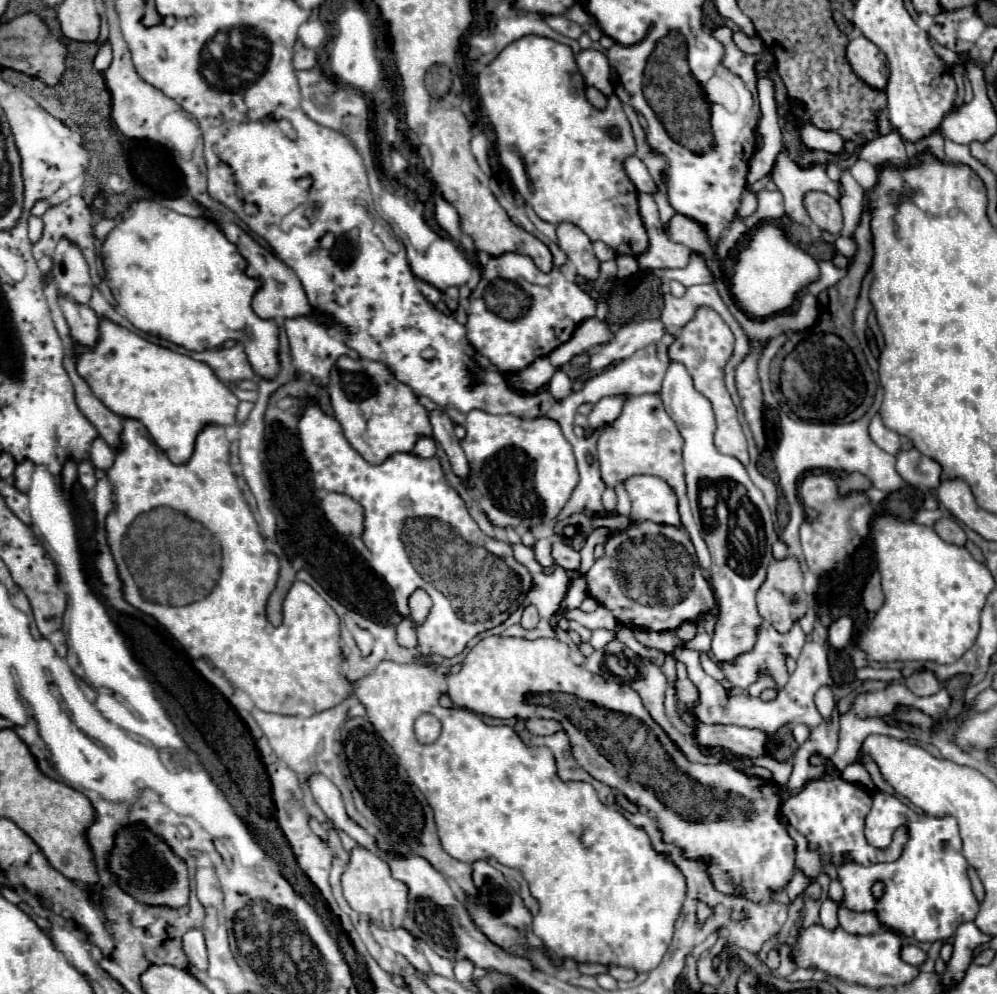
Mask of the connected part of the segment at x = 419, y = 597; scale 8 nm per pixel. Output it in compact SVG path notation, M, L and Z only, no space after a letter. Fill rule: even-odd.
M416 590L414 594L412 594L412 598L410 598L410 610L412 610L412 620L416 622L416 624L420 624L420 622L424 622L424 618L426 618L426 614L428 614L428 610L430 610L430 598L428 598L428 594L424 594L424 590Z

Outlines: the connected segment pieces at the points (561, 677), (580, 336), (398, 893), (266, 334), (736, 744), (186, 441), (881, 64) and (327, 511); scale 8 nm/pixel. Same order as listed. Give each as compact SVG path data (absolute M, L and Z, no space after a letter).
M488 636L470 650L462 670L458 674L448 676L448 688L450 688L450 700L460 708L466 708L476 714L494 716L494 718L518 716L520 720L534 718L538 710L538 706L522 702L526 694L556 692L560 696L560 704L550 710L550 718L558 720L564 726L572 742L572 752L576 762L590 776L616 788L634 804L654 810L664 830L664 840L678 844L688 858L702 858L704 854L708 854L712 882L720 892L744 894L754 902L768 902L770 890L778 892L790 880L794 872L794 840L788 836L786 828L778 820L780 814L780 798L776 794L778 786L774 786L774 782L770 780L758 780L746 776L744 772L740 772L728 762L718 762L718 764L688 762L684 754L664 734L664 730L650 718L640 696L628 684L608 682L602 676L588 672L584 666L572 660L568 644L560 642L558 638L538 638L530 642L522 638Z
M590 318L586 322L582 322L576 332L572 334L572 338L568 342L564 342L564 346L558 346L548 358L552 362L554 368L560 368L564 364L568 364L576 354L582 354L598 344L610 342L612 340L612 332L608 330L606 322L598 320L598 318Z
M356 846L352 852L350 852L350 860L348 860L348 866L342 874L342 890L344 890L344 898L346 902L350 904L350 908L354 908L356 912L362 912L362 914L368 914L372 918L372 922L376 922L378 926L384 928L384 922L382 922L382 912L392 912L394 916L406 916L406 906L408 906L408 888L392 878L390 870L388 870L388 864L374 852L370 850L364 850L360 846Z
M140 200L132 214L120 220L104 240L102 264L118 310L140 332L168 340L190 352L204 352L220 348L226 340L240 340L246 346L248 360L256 374L262 378L274 378L278 374L278 324L258 318L250 308L252 294L260 282L246 276L244 258L216 224L178 214L156 200Z
M692 720L692 736L698 746L722 746L736 754L764 756L766 740L758 730L744 730L738 726L708 726L700 720Z
M102 320L98 344L92 350L76 346L76 356L78 374L88 382L96 398L118 416L140 420L148 428L154 442L168 454L168 458L172 458L172 462L186 462L192 456L196 434L206 424L232 426L236 422L236 406L240 400L214 376L214 372L206 364L196 362L190 356L172 352L164 346L152 344L140 338L138 334L130 332L128 328Z
M856 36L850 40L848 48L846 48L846 58L852 66L852 70L864 80L868 82L872 88L884 90L888 84L888 76L890 76L890 68L888 68L888 60L884 56L884 52L872 44L866 36Z
M330 492L322 498L322 512L326 520L334 526L340 534L362 534L362 522L364 522L364 510L360 510L360 504L348 498L346 494Z

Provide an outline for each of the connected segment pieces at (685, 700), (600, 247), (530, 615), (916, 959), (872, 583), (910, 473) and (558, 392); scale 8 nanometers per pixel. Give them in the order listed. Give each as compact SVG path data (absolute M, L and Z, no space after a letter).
M682 662L676 664L678 670L676 670L676 698L678 698L678 704L686 710L686 712L692 712L694 706L696 706L696 700L694 700L694 694L698 694L698 688L688 680L686 676L686 668Z
M594 242L594 254L600 262L606 262L606 260L614 258L614 250L610 246L606 246L604 242Z
M528 606L528 608L524 608L524 614L522 614L522 628L526 628L526 630L534 630L536 628L536 624L538 624L538 620L540 620L540 616L538 616L538 612L536 612L536 608L534 606Z
M904 946L902 948L902 960L906 960L908 964L914 964L914 966L920 966L926 960L926 952L918 946Z
M874 572L862 592L862 600L864 600L864 606L866 610L870 612L876 612L882 604L884 604L884 594L882 594L882 588L880 588L880 574Z
M916 448L898 454L896 470L912 486L926 486L926 488L940 486L942 468L938 466L938 462L922 456Z
M556 370L554 378L552 378L550 384L548 384L548 392L554 396L554 400L562 402L564 398L568 398L570 386L572 386L572 384L570 384L570 378L566 376L566 372L564 372L564 370Z

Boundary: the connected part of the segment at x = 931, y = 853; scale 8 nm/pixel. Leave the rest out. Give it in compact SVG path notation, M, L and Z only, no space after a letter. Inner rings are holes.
M876 792L874 806L866 818L866 840L872 846L886 848L898 826L908 828L908 842L898 860L874 866L848 862L838 868L838 880L844 884L842 906L848 906L854 912L876 912L878 920L888 930L910 936L918 942L948 940L962 922L970 922L978 914L978 902L966 874L968 864L962 856L962 840L956 820L952 816L934 818L928 814L916 814L898 798ZM876 882L884 882L882 898L872 894Z

